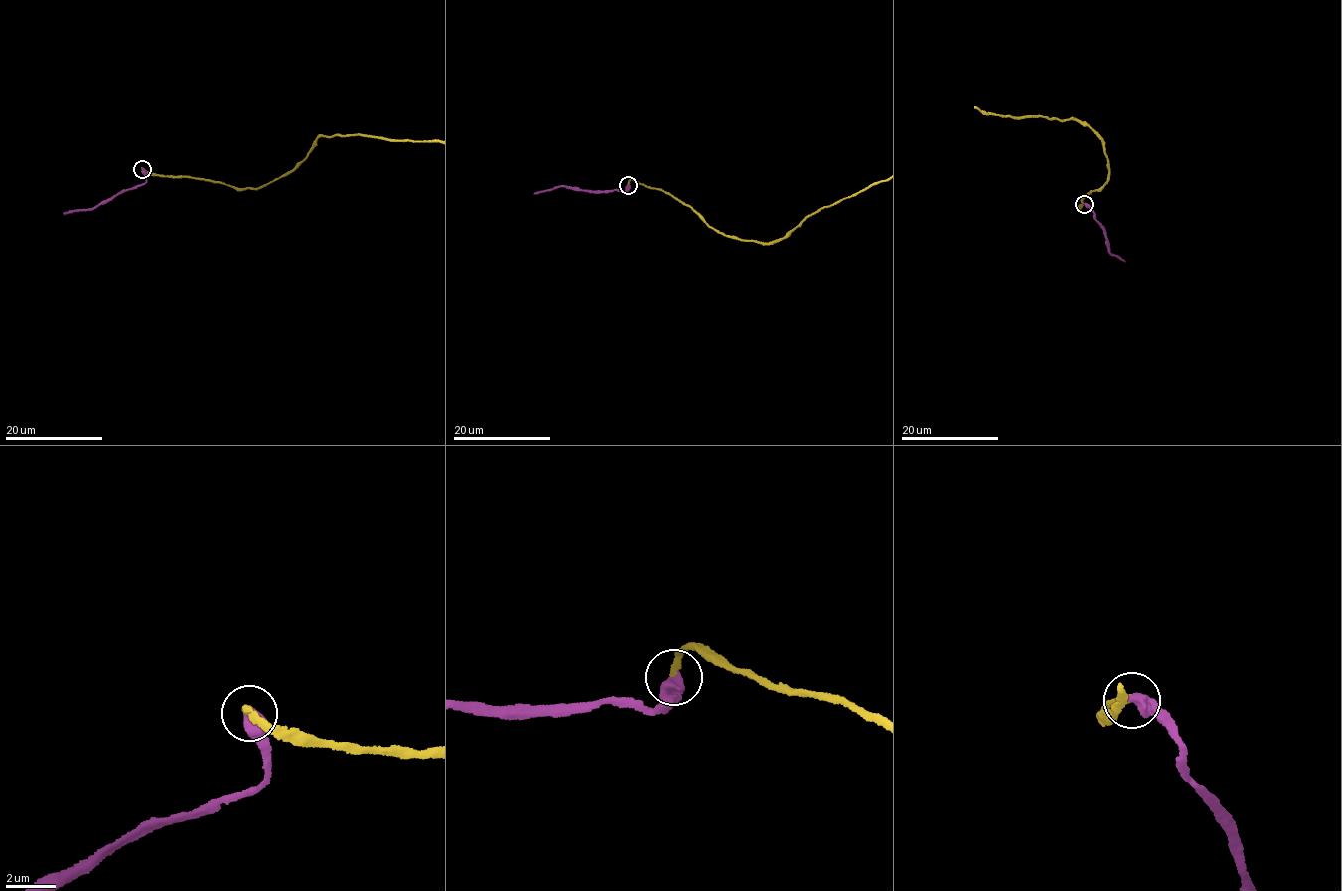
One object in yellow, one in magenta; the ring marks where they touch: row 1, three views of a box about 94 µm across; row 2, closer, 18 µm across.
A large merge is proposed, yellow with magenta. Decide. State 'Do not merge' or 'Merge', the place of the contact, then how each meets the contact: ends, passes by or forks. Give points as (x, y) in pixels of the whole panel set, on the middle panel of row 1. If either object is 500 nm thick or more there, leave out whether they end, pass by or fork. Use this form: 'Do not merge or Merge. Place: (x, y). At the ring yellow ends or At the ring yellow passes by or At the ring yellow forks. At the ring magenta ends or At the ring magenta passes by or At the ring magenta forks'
Merge. Place: (628, 185)

